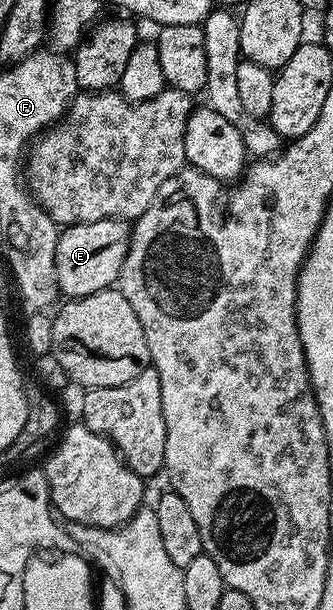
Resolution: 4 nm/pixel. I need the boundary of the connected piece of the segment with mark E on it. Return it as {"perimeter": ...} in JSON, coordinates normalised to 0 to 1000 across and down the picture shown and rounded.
{"perimeter":[[[348,356],[294,359],[294,366],[246,366],[183,374],[162,418],[171,475],[195,489],[213,490],[339,472],[360,459],[393,384],[387,364],[357,362]]]}

